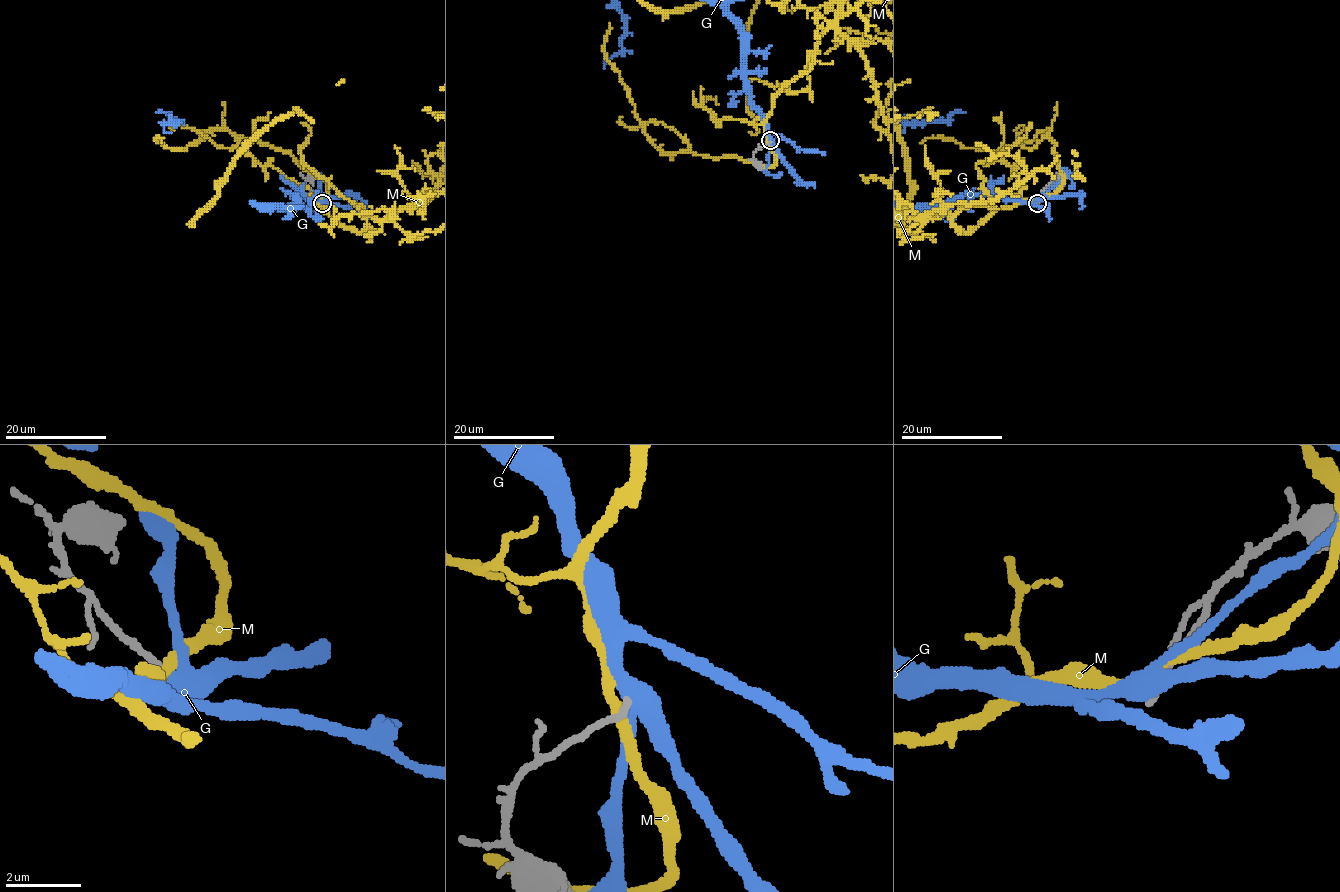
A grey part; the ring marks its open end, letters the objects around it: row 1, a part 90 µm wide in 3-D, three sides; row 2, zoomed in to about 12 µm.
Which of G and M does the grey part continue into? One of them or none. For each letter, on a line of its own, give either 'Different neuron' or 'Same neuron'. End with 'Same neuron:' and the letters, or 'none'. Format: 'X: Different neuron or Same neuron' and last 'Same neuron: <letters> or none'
G: Different neuron
M: Different neuron
Same neuron: none

